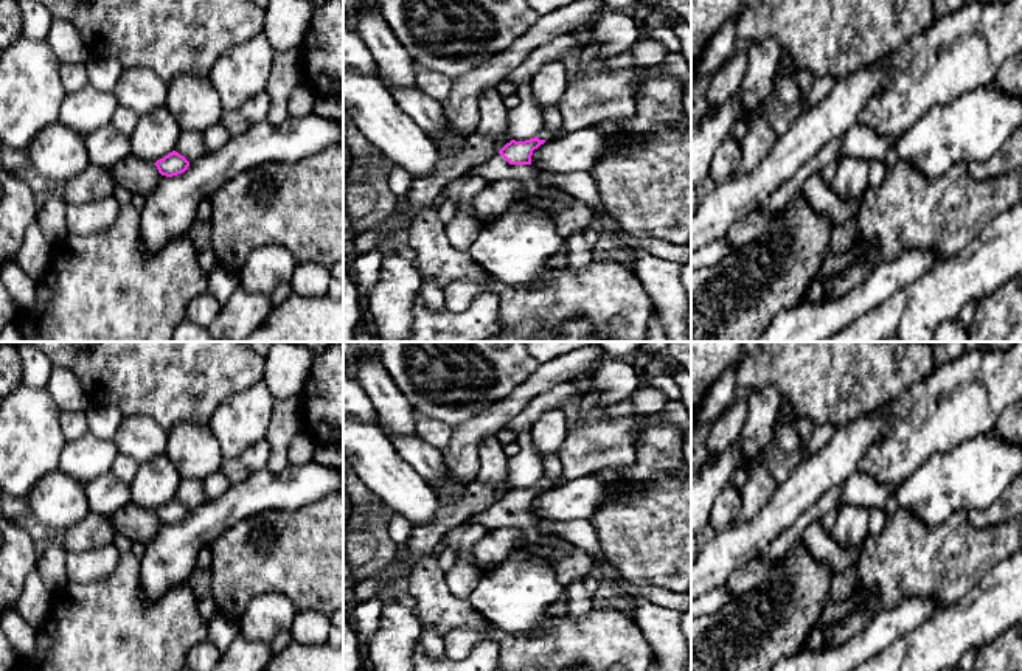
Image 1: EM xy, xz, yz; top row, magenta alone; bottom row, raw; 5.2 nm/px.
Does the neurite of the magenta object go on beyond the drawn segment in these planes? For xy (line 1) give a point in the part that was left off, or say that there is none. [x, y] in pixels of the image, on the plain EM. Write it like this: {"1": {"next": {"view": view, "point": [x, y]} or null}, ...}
{"1": {"next": null}}

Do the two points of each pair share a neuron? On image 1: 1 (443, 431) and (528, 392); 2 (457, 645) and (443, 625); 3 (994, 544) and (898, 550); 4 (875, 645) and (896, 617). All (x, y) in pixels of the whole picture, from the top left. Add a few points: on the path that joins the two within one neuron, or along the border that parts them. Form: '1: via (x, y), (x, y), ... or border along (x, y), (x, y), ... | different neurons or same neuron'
1: border along (454, 427), (449, 445), (443, 452) | different neurons
2: border along (483, 628), (452, 628), (444, 637) | different neurons
3: via (971, 550), (921, 550) | same neuron
4: via (875, 639), (890, 623) | same neuron

